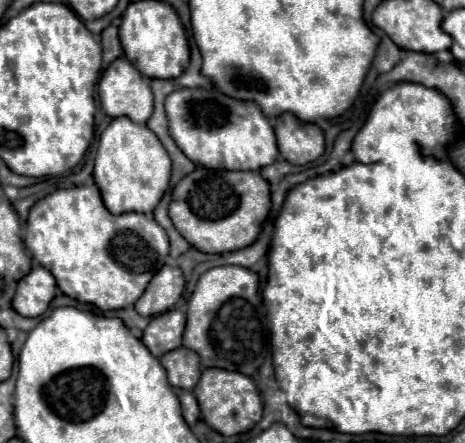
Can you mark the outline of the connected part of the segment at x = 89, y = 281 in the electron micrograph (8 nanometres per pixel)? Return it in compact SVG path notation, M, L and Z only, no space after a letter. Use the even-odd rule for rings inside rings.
M96 185L58 189L34 203L28 213L24 243L30 255L56 277L64 295L92 305L100 313L134 305L168 255L168 235L152 215L108 213Z

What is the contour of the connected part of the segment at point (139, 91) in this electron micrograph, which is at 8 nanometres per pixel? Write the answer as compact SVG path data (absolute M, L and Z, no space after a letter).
M126 57L116 59L110 63L110 67L102 73L98 83L98 97L100 107L110 117L128 117L134 123L146 123L152 115L152 91L150 91L150 79L144 77Z

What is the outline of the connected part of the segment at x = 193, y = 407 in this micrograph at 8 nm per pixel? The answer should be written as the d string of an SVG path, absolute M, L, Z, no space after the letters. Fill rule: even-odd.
M180 389L178 399L180 399L180 405L182 405L182 415L184 415L186 423L194 425L200 419L200 407L198 407L198 401L196 401L194 393Z

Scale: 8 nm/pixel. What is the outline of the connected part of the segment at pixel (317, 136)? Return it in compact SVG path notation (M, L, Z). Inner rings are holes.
M292 113L276 117L280 155L292 165L306 165L324 153L324 133L314 123L302 123Z

